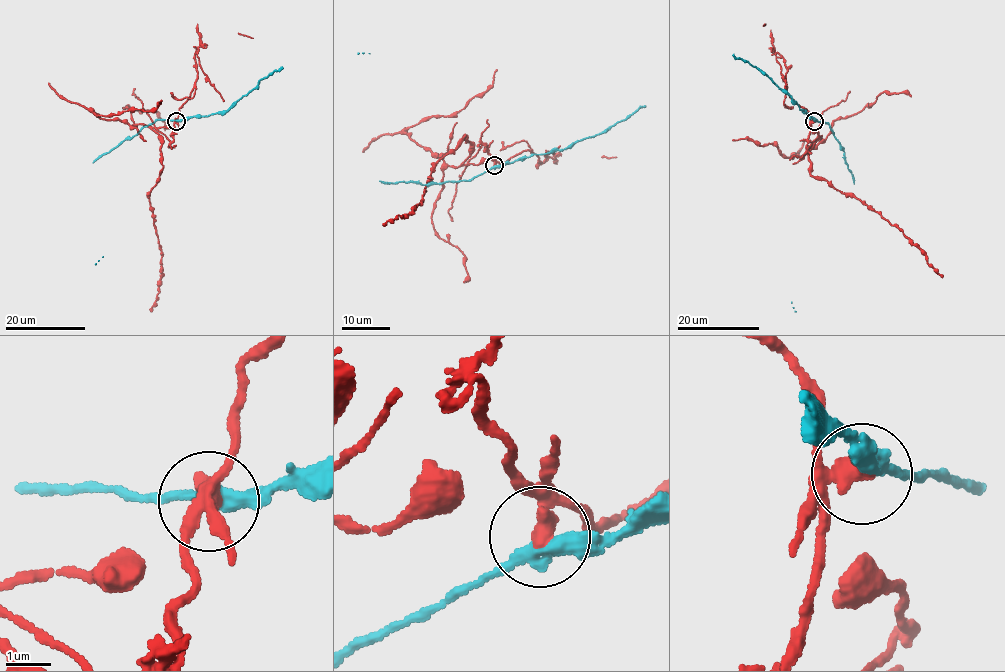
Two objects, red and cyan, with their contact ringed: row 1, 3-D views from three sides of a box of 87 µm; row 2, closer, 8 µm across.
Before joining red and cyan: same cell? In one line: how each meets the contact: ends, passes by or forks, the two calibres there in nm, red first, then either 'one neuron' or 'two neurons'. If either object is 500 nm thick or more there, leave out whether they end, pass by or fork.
red passes by | cyan passes by | 320/320 nm | two neurons

